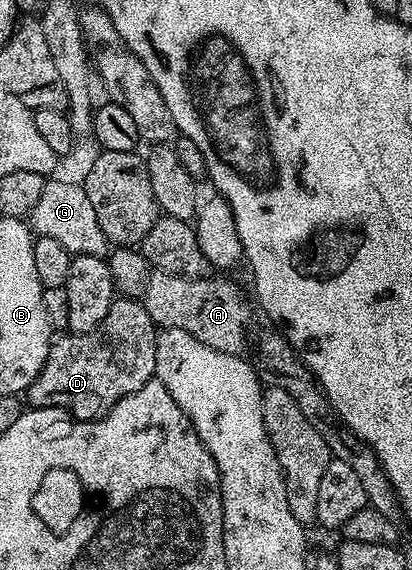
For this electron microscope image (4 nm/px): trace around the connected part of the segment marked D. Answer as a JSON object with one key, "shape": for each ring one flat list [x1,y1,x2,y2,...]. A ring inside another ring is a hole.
{"shape":[[115,298,112,309,108,309,108,317,96,325,88,333,66,333,63,339,55,338,50,345,46,364,36,381,25,392,24,399,31,408,60,407,69,411,78,421,97,421,103,415,110,414,111,409,124,397,135,395,148,380,155,378,156,345,159,328,154,326,152,317,148,317,146,308,136,299]]}

